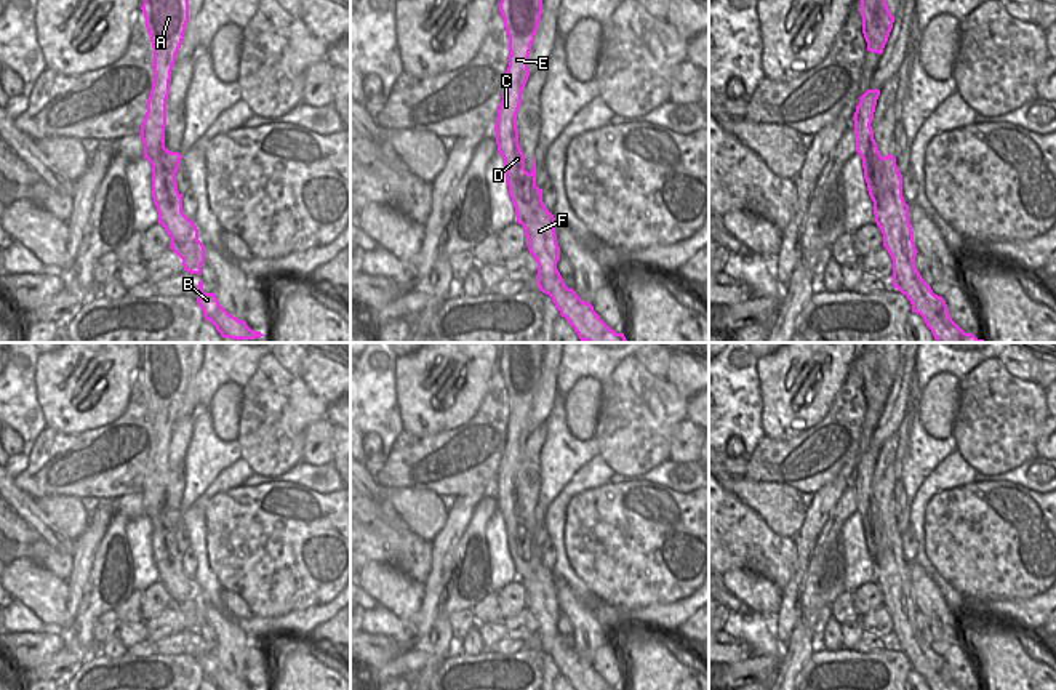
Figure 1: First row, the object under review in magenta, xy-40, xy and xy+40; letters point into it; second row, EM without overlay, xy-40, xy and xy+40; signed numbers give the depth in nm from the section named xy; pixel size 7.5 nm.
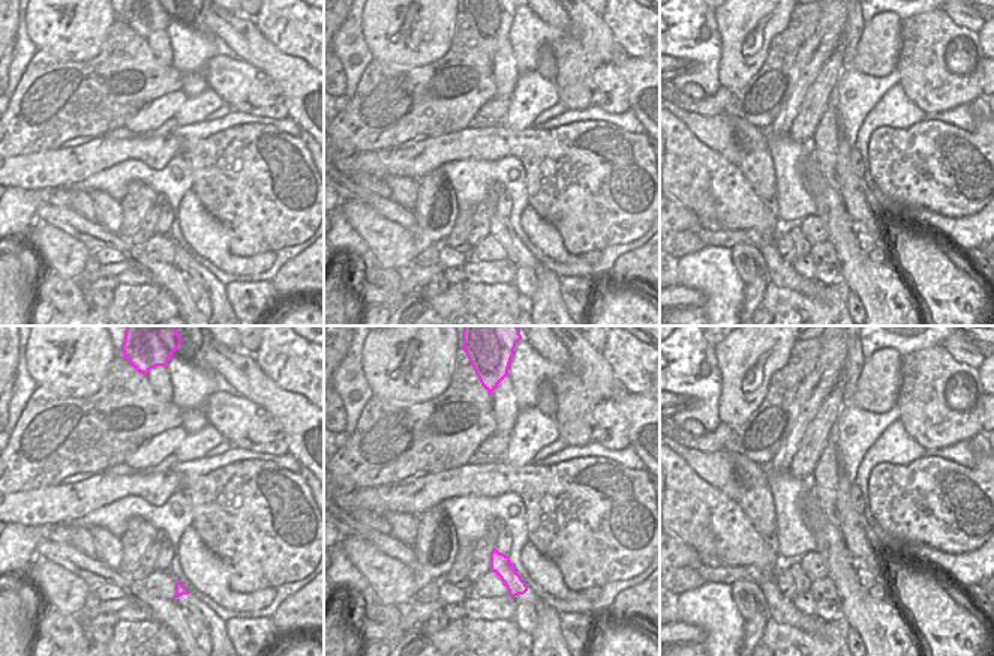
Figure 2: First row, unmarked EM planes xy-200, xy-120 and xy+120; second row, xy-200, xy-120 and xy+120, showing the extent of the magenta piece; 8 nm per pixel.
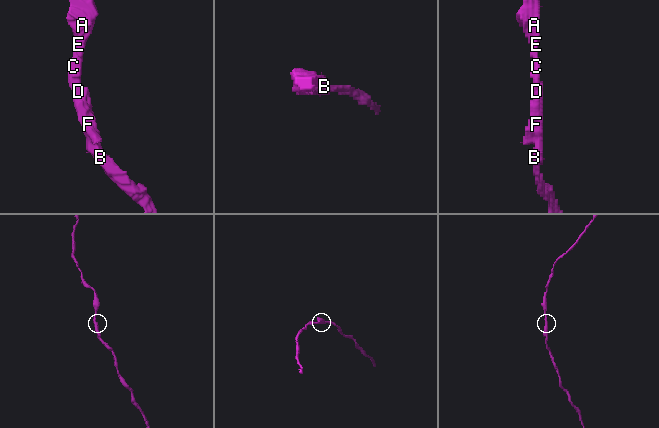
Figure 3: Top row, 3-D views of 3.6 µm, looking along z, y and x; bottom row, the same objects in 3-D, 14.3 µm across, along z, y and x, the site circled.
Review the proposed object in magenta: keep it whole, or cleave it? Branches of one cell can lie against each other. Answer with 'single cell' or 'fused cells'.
single cell

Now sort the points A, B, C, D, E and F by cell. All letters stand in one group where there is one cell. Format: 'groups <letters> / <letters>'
groups A B C D E F

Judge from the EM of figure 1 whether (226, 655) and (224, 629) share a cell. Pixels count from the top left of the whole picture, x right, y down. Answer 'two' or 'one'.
one

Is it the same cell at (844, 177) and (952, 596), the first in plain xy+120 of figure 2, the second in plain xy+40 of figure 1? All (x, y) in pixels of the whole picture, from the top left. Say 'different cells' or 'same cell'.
different cells

